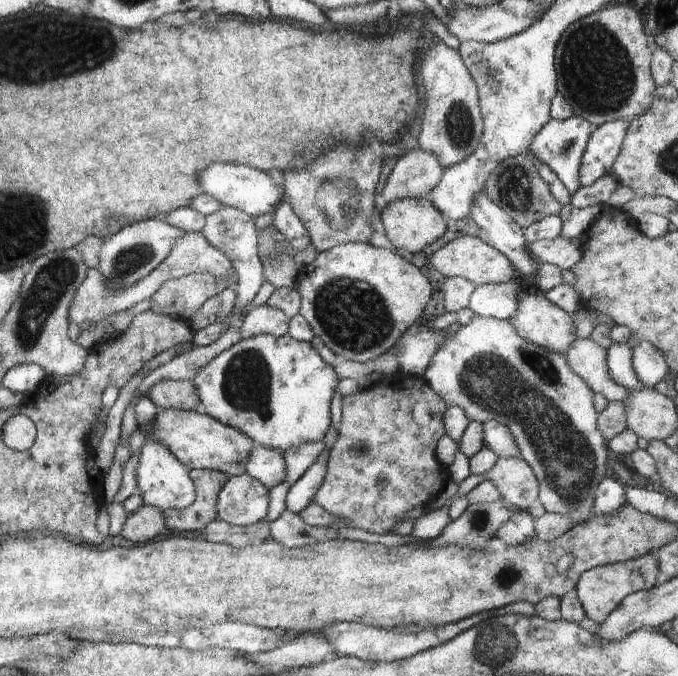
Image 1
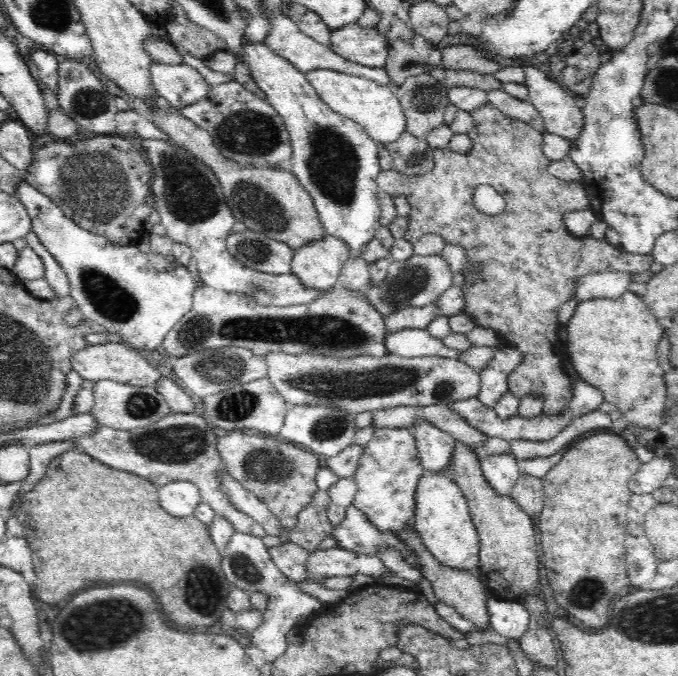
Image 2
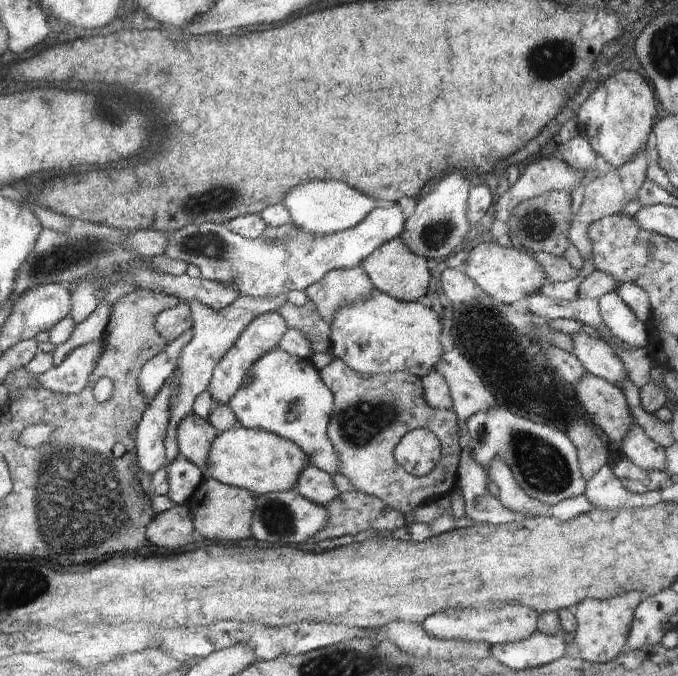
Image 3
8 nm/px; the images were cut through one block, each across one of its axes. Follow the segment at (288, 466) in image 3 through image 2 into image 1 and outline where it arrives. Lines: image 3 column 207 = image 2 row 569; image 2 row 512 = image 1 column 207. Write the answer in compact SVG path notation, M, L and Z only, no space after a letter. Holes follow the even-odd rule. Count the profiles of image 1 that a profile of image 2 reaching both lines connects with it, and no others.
M158 409L151 428L146 433L143 432L143 434L144 438L146 435L152 435L155 439L158 439L159 443L164 444L172 454L176 455L176 458L184 464L188 471L192 469L208 469L209 471L220 471L229 477L239 477L247 474L245 464L250 456L250 451L253 449L254 441L237 428L222 424L219 420L212 418L200 409L194 411Z

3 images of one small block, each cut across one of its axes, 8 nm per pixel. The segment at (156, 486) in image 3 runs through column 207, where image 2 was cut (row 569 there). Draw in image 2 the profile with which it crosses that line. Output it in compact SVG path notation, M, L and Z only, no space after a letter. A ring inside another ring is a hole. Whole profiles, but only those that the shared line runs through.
M340 547L314 551L306 561L305 571L315 580L365 574L375 579L376 583L390 574L378 555L368 556Z

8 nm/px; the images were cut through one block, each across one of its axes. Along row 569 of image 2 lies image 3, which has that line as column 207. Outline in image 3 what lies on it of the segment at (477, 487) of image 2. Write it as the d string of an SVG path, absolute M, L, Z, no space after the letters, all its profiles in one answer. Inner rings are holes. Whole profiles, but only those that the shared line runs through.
M205 478L186 506L194 513L198 538L238 542L252 536L250 526L252 526L252 514L256 510L256 496L246 489Z

